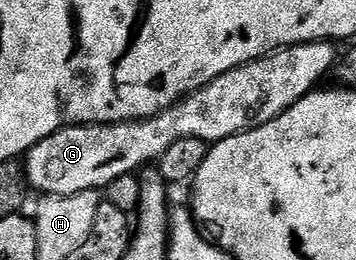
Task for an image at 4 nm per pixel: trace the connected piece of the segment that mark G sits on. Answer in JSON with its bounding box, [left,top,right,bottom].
[22,40,338,196]

